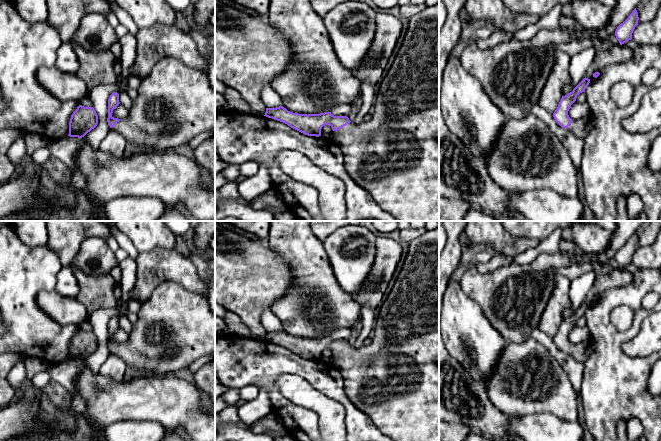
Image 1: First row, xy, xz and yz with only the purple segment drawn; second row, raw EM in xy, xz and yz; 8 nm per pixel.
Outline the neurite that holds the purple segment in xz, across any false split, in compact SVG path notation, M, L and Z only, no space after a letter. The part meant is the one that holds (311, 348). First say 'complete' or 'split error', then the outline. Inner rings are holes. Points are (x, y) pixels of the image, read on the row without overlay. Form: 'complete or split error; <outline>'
split error; M439 228L426 230L422 235L409 243L409 250L401 271L388 296L377 310L377 317L374 321L371 343L369 345L353 348L347 340L334 340L331 336L308 339L298 338L288 335L283 330L266 332L264 340L283 346L308 360L321 360L322 351L329 349L333 354L333 366L340 372L344 380L348 399L355 407L367 414L383 434L390 437L393 441L439 441L439 365L436 362L436 359L439 357Z

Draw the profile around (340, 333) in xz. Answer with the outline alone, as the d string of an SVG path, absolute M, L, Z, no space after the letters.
M337 328L332 331L331 338L334 340L347 340L352 334L352 329L349 328Z

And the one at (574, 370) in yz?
M539 328L532 330L530 337L540 342L547 348L550 355L556 359L561 365L564 372L570 379L572 386L576 392L580 392L582 377L584 372L584 364L576 361L573 357L565 352L562 352L554 343L553 338L541 331Z

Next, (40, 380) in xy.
M47 371L36 374L32 379L32 383L37 389L45 387L49 383L49 381L50 376Z

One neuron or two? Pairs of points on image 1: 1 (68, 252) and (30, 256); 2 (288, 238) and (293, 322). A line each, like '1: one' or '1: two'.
1: two
2: one

